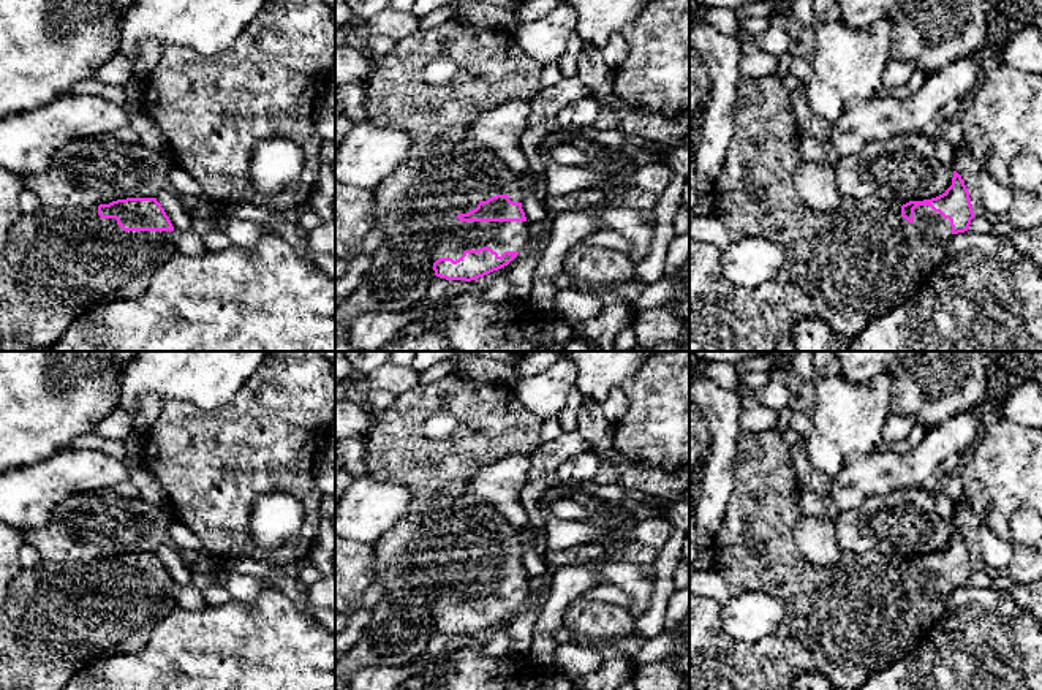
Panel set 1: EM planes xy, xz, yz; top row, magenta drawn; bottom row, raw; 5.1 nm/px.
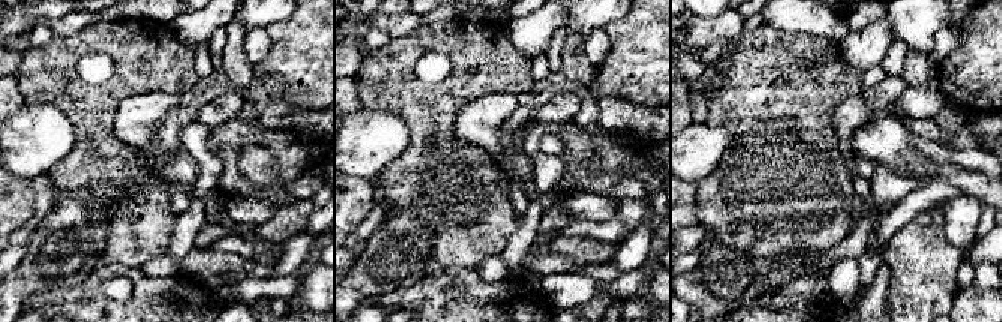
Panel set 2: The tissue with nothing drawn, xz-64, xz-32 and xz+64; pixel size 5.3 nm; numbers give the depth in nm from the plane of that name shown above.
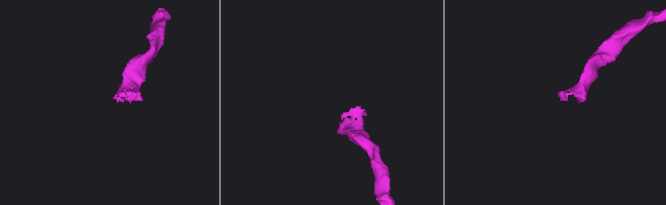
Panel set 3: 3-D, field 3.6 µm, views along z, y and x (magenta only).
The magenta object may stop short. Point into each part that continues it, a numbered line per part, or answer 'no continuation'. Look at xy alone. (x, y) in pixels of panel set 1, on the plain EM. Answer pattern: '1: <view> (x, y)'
1: xy (57, 619)

